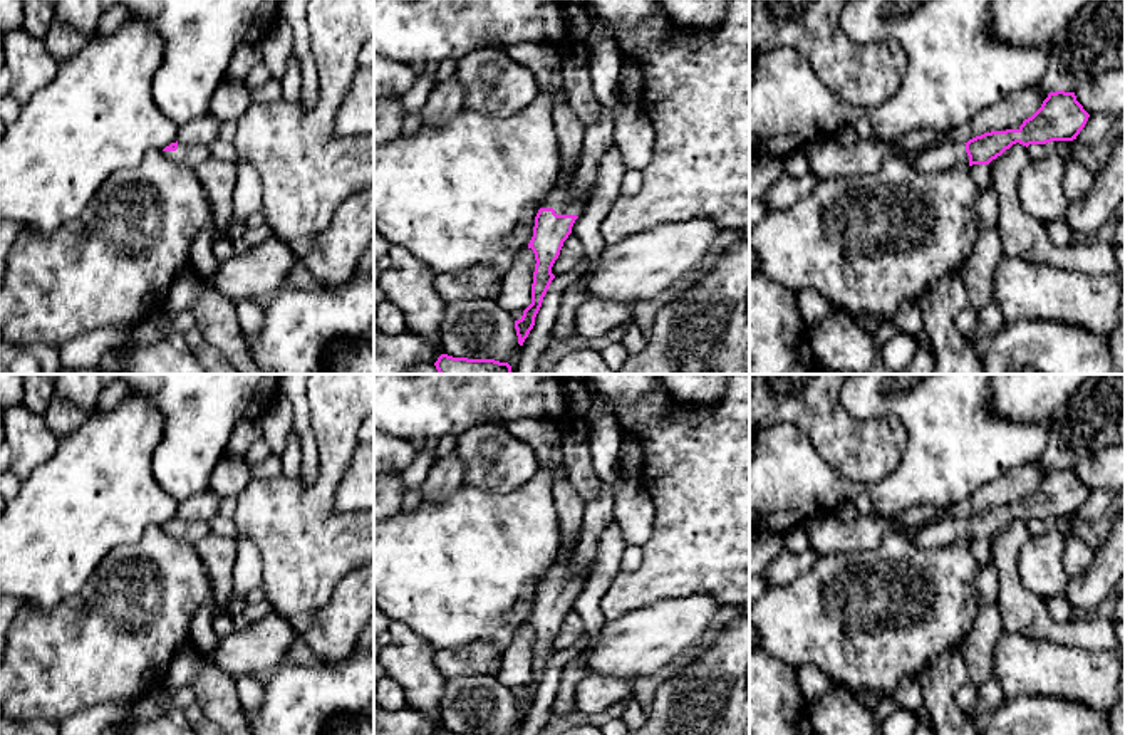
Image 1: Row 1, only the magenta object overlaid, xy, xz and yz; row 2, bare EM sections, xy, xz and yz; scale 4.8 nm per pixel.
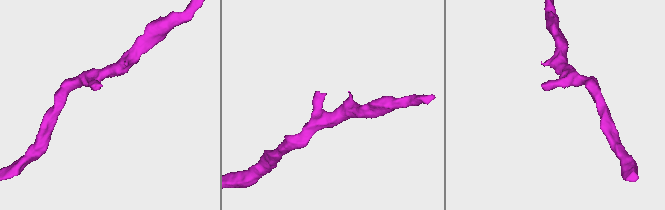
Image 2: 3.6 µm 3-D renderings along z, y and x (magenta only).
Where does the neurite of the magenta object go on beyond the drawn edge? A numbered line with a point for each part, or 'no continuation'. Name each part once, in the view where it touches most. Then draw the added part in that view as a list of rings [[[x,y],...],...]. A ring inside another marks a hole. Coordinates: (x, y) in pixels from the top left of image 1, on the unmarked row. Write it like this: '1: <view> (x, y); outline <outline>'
1: xz (559, 574); outline [[[563,540],[555,562],[547,569],[542,584],[553,584],[557,591],[577,591],[585,586],[583,579],[570,571],[578,540]]]

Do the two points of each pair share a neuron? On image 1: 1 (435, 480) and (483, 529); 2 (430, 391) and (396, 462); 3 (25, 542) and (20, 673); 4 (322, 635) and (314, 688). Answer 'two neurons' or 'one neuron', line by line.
1: two neurons
2: two neurons
3: two neurons
4: two neurons

